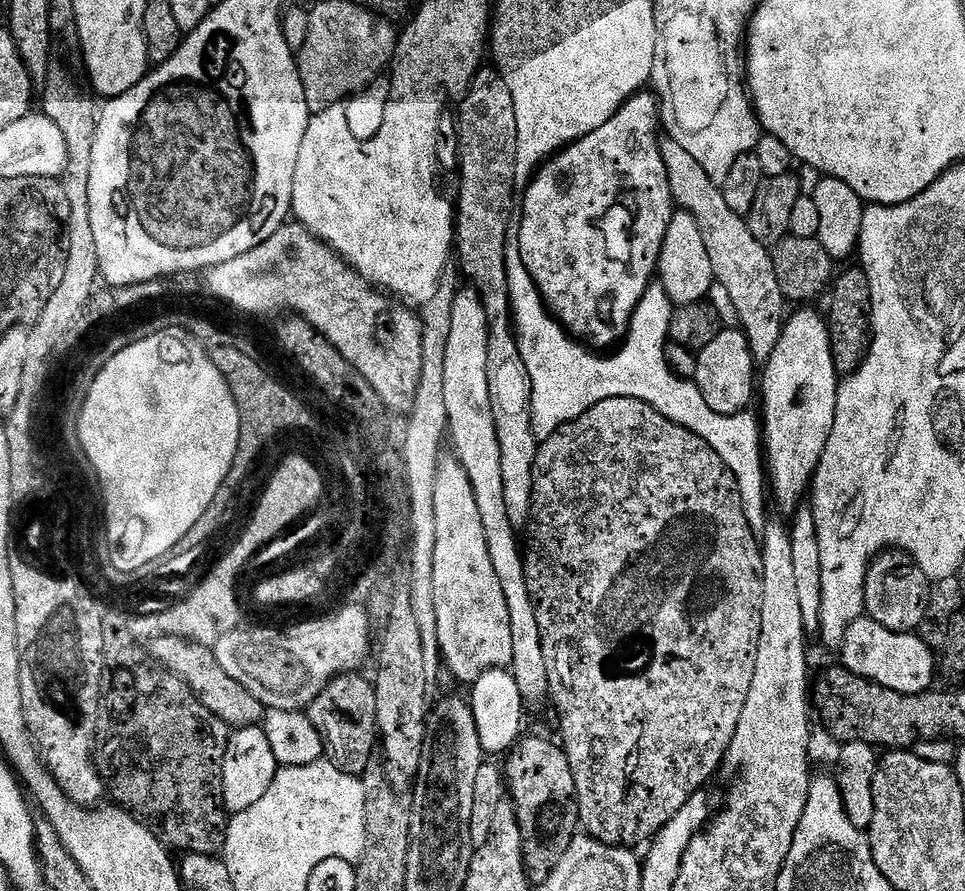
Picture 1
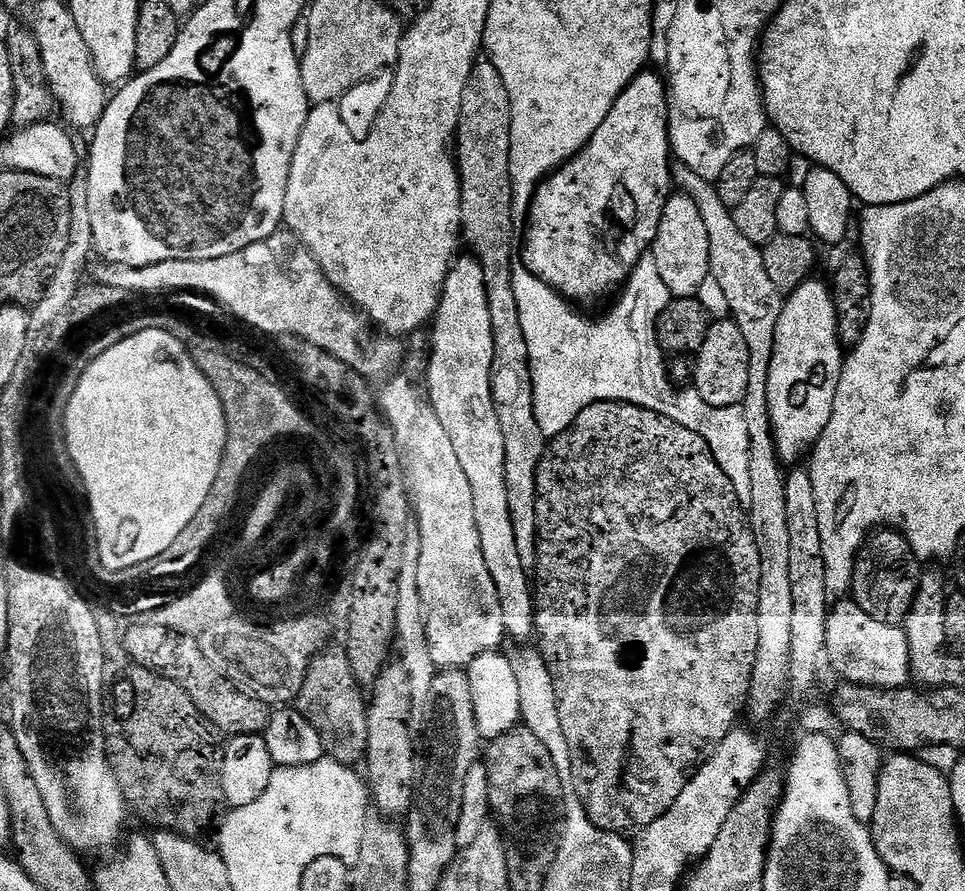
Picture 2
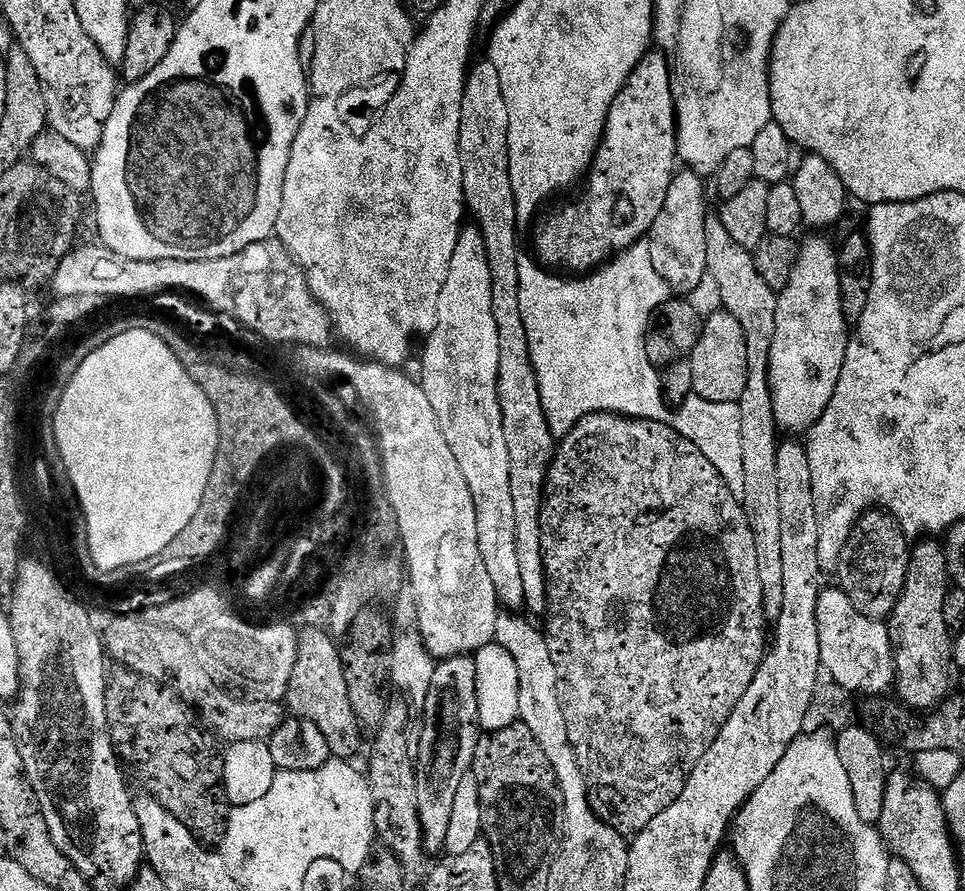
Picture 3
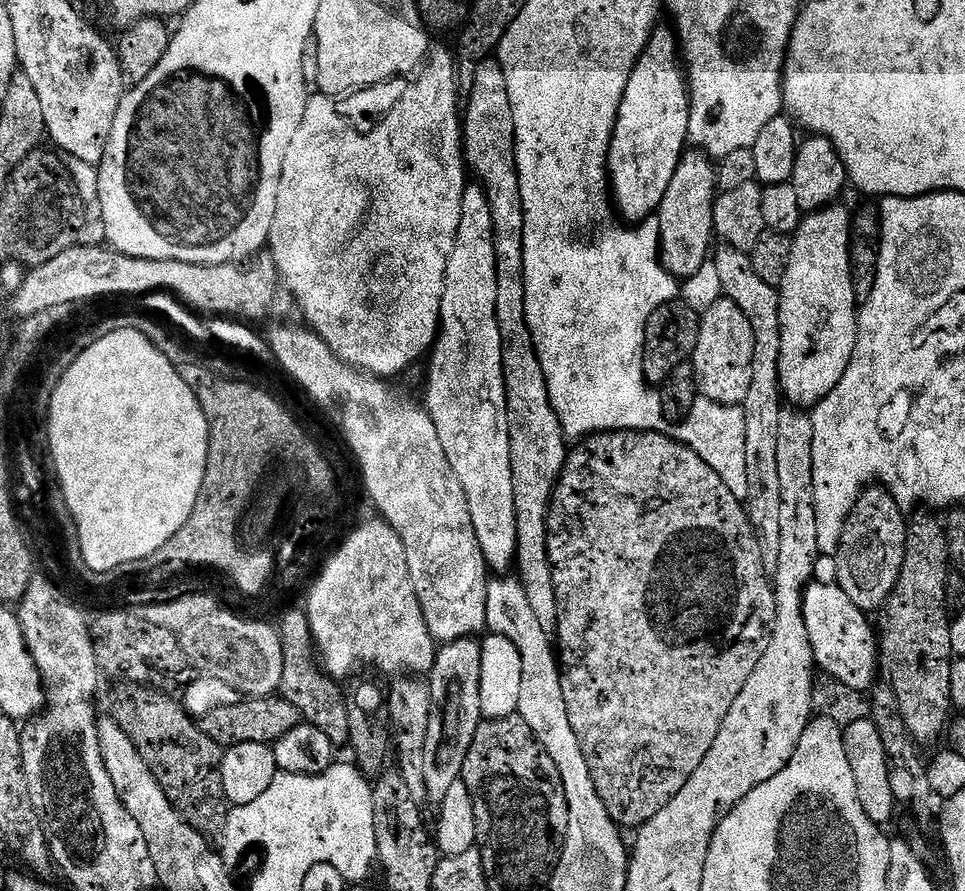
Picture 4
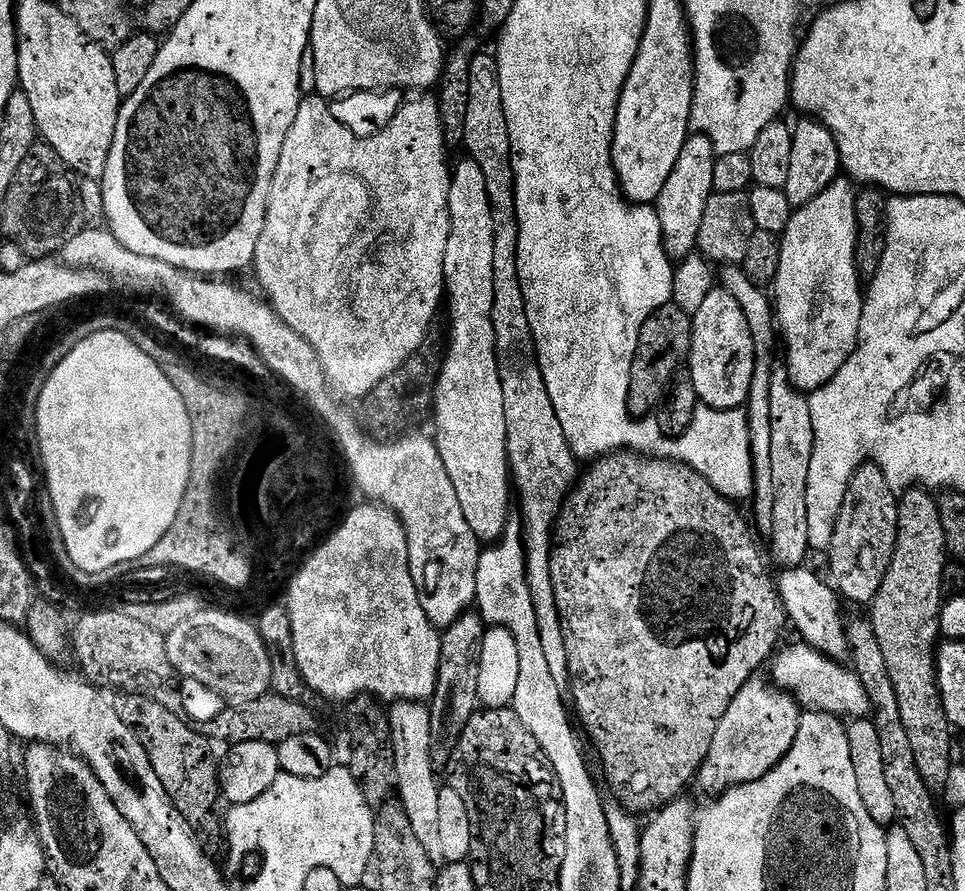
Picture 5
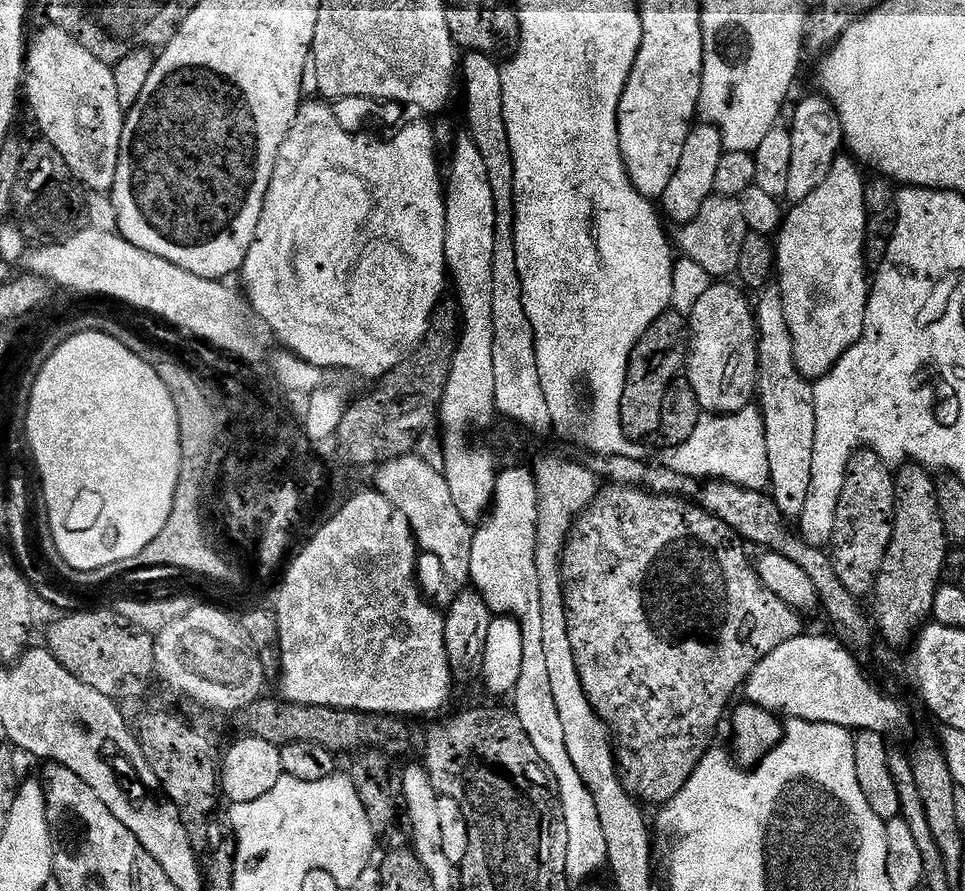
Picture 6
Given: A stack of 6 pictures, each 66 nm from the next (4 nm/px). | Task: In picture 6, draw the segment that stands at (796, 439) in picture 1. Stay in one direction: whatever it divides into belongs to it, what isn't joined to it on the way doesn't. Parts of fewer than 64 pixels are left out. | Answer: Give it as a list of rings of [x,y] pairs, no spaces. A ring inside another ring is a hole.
[[[836,159],[826,182],[814,194],[791,205],[792,212],[790,208],[785,215],[774,244],[786,326],[790,326],[790,338],[794,338],[794,362],[810,382],[822,379],[858,342],[868,305],[870,276],[864,273],[866,176],[855,159],[844,159]]]

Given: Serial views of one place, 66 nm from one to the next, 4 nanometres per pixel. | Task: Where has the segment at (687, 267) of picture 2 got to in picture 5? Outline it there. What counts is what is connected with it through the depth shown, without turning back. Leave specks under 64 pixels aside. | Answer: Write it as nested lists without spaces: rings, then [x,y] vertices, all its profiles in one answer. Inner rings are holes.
[[[699,134],[689,135],[682,146],[682,154],[678,154],[674,174],[666,178],[666,186],[662,186],[662,194],[658,194],[654,207],[662,222],[664,249],[668,259],[673,262],[684,261],[697,251],[702,214],[706,214],[706,202],[714,195],[712,187],[717,155],[710,138]]]

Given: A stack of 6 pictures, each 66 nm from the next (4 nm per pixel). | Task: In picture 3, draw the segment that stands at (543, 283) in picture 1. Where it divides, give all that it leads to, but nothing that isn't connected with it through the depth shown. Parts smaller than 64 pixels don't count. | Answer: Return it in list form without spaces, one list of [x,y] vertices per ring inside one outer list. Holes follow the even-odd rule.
[[[650,50],[644,55],[644,60],[638,62],[634,74],[630,74],[626,86],[622,86],[618,98],[614,98],[610,106],[600,148],[592,160],[591,168],[588,169],[588,189],[581,194],[580,200],[558,209],[541,226],[540,233],[536,236],[536,248],[540,251],[539,263],[564,274],[587,274],[601,264],[608,263],[613,256],[627,252],[629,248],[641,243],[651,232],[658,214],[662,214],[662,206],[666,203],[666,190],[670,190],[670,182],[677,171],[676,103],[672,93],[668,59],[663,52]]]

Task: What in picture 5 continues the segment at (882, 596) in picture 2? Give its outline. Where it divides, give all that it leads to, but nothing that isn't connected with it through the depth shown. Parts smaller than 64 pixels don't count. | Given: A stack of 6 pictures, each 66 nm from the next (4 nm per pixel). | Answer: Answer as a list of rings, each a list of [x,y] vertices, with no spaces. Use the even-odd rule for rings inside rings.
[[[871,462],[857,470],[846,490],[846,498],[842,502],[838,522],[834,526],[832,545],[826,553],[828,564],[832,567],[831,583],[845,601],[853,600],[856,604],[871,605],[882,586],[882,580],[886,578],[886,570],[890,570],[890,562],[894,558],[894,546],[898,538],[898,510],[900,509],[897,493],[892,492],[895,492],[894,485],[886,482],[886,474],[882,474],[877,464]]]

